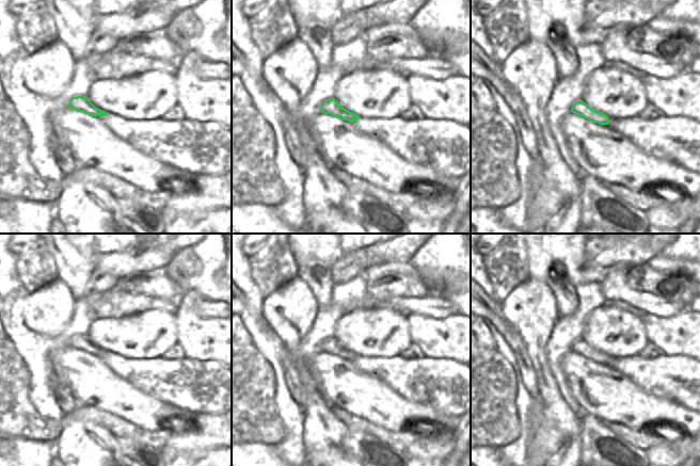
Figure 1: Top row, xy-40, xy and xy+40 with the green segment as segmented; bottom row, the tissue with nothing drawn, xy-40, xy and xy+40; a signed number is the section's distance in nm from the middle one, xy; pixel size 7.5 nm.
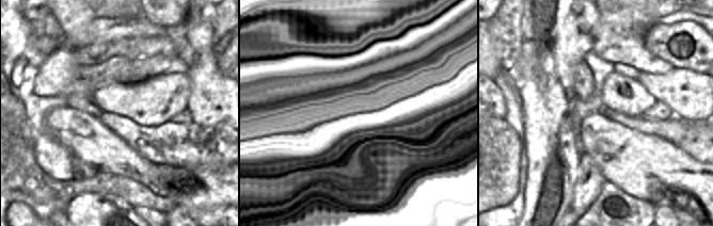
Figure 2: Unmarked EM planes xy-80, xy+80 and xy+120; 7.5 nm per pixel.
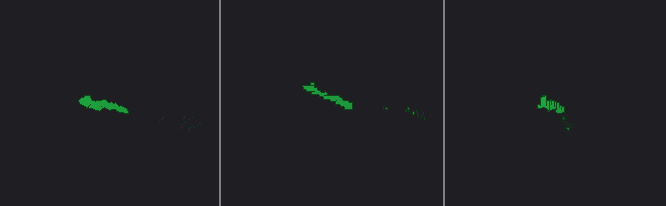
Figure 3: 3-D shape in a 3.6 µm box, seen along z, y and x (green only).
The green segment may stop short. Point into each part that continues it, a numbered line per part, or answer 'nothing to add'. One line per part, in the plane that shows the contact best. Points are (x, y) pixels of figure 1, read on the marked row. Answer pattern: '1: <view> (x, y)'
nothing to add.

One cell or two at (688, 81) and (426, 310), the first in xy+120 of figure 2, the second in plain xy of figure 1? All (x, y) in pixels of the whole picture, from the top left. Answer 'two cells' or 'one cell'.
two cells

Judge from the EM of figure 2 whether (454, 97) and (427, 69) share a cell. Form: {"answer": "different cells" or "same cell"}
{"answer": "different cells"}

